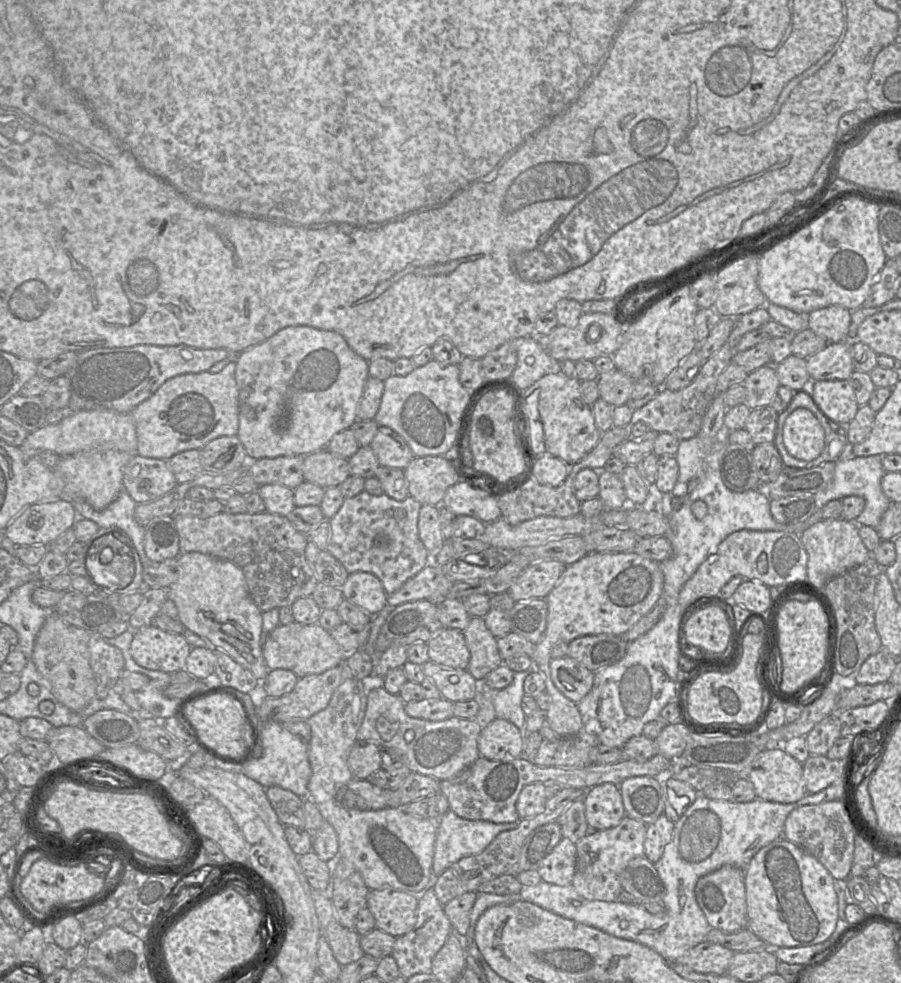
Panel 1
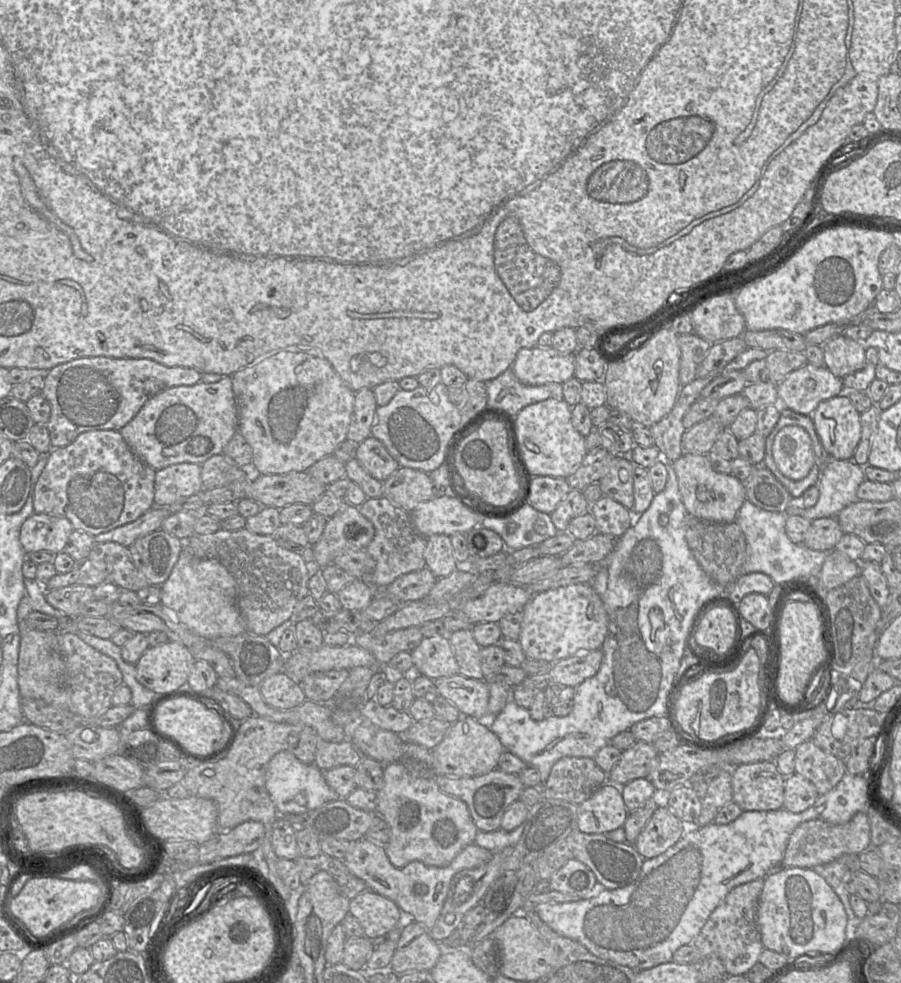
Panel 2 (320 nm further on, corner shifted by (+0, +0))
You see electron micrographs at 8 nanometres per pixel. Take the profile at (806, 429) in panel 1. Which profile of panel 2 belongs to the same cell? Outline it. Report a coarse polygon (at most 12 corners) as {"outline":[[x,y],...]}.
{"outline":[[800,426],[777,433],[772,456],[794,481],[815,464],[811,438]]}

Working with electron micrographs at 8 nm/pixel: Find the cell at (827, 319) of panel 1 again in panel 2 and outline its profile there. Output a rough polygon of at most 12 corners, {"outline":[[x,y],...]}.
{"outline":[[843,334],[824,345],[824,366],[843,379],[863,368],[865,347]]}

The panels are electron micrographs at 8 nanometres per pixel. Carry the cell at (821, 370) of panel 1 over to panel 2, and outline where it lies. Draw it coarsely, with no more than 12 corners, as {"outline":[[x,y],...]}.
{"outline":[[809,362],[777,384],[778,405],[812,414],[843,392],[841,378]]}

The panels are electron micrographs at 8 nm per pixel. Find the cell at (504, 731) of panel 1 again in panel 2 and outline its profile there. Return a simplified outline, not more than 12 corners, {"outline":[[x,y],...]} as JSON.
{"outline":[[461,715],[433,749],[436,775],[481,776],[504,746],[492,730]]}

